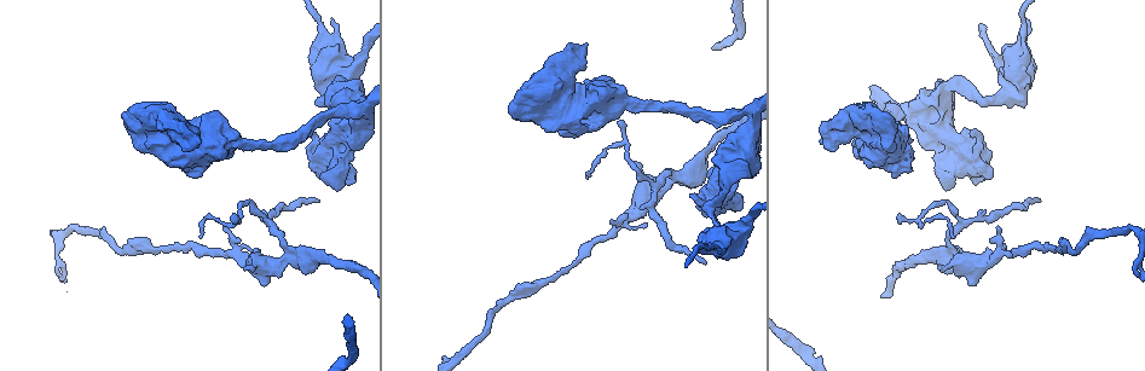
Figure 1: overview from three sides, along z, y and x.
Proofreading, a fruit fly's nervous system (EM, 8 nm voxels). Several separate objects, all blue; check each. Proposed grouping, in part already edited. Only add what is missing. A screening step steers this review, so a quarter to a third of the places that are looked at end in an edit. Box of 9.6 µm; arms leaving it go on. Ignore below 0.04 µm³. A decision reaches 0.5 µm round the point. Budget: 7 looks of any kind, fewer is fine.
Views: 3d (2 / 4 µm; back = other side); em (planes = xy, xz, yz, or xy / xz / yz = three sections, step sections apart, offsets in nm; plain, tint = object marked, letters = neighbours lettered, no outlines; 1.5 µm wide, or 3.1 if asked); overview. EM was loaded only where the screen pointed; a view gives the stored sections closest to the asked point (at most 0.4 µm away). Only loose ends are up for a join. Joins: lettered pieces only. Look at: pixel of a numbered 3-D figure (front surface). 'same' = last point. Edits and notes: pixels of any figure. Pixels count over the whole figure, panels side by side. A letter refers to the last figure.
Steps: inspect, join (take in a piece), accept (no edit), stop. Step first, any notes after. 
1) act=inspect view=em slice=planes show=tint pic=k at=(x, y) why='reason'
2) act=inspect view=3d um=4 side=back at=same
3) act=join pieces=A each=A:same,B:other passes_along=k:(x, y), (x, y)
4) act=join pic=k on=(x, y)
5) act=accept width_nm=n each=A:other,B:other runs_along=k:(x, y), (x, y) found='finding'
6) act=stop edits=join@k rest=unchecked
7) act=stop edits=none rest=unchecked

act=inspect view=3d um=2 pic=1 at=(719, 248) why='an open end'

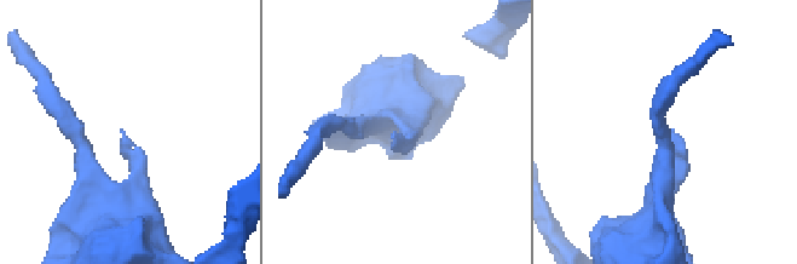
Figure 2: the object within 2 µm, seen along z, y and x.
act=inspect view=em slice=planes show=plain pic=2 at=(672, 134) why='shape alone is not enough'

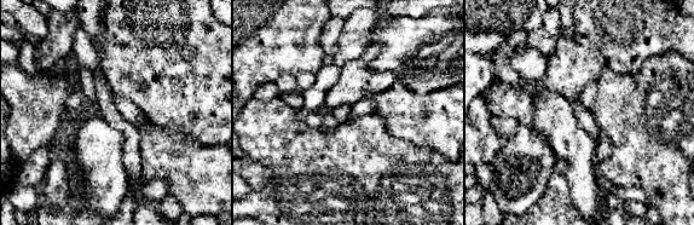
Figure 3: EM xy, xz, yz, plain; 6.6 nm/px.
act=inspect view=em slice=planes show=letters at=same why='see the neighbours'

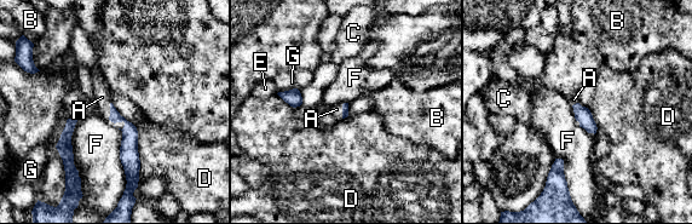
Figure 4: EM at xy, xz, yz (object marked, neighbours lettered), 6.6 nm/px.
act=join pieces=A each=A:same,B:other,C:other,D:other,E:other,F:other,G:other found='the cell continues'

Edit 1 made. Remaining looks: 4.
act=inspect view=overview why='see it whole again'

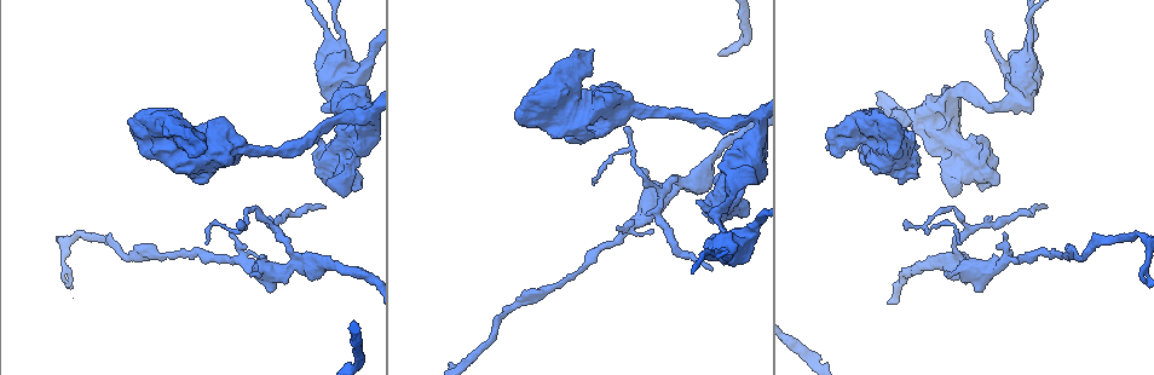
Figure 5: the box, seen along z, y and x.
act=inspect view=3d um=2 pic=5 at=(205, 243) why='thin end'

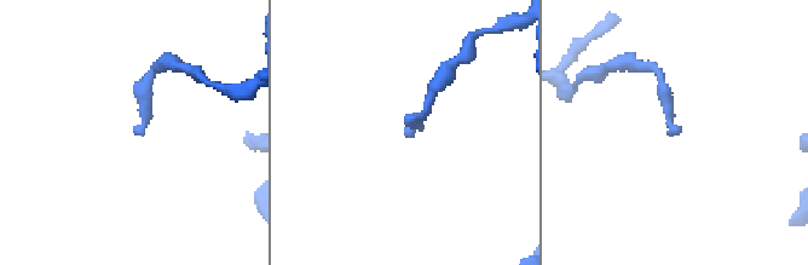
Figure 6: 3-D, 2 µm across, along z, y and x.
act=inspect view=em slice=planes show=letters pic=6 at=(411, 135) why='shape alone is not enough'

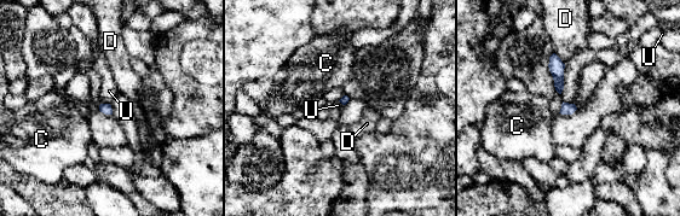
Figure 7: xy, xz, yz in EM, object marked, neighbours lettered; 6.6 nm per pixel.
act=accept longest_contact=U:200nm each=C:other,D:other,U:other found='none of them fits'

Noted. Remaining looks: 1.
act=inspect view=em slice=planes show=letters pic=5 at=(1047, 205) why='thin end'

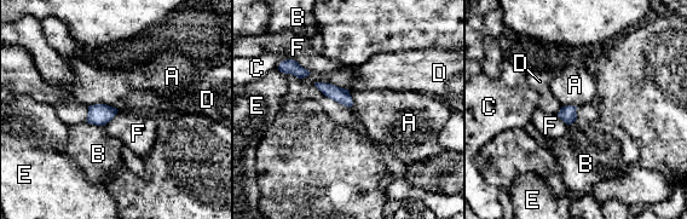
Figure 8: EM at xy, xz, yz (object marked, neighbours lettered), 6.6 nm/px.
act=accept each=A:other,B:other,C:other,D:other,E:other,F:other border=8:(88, 105), (108, 104), (119, 110) found='no lettered piece goes on from it'

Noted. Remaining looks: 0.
act=stop edits=join@4 rest=unchecked

